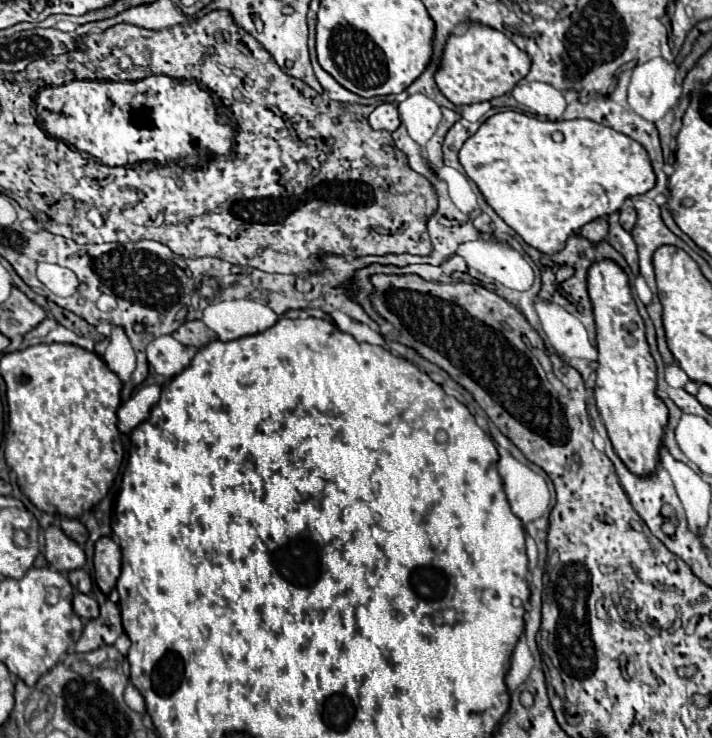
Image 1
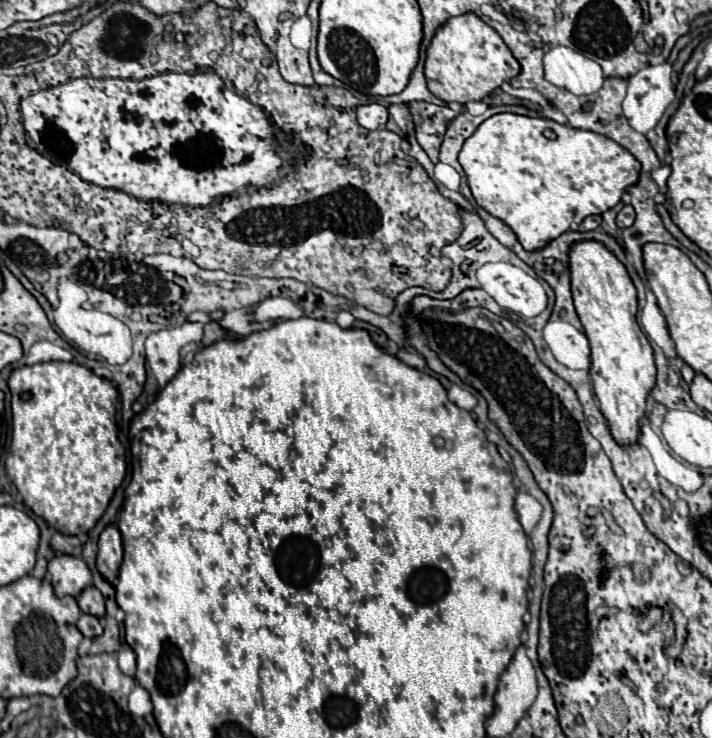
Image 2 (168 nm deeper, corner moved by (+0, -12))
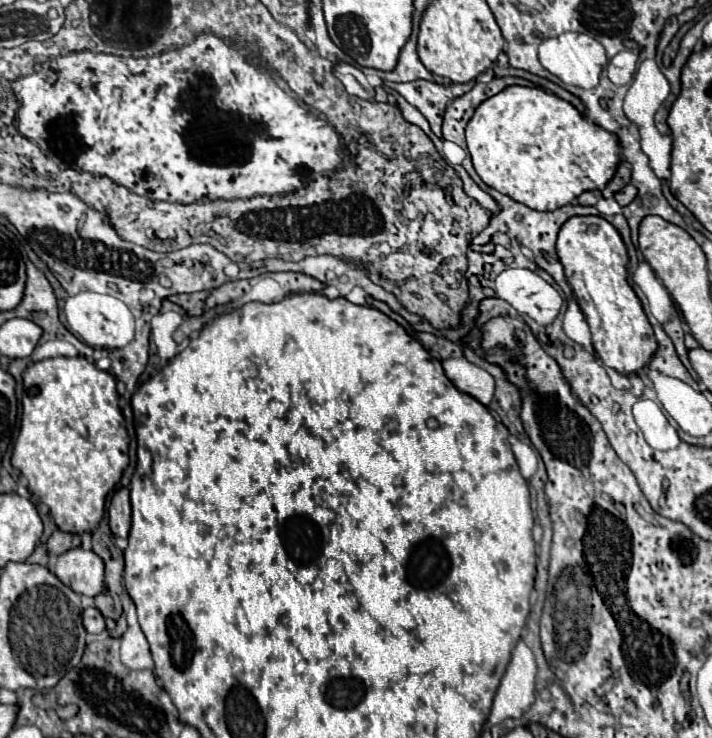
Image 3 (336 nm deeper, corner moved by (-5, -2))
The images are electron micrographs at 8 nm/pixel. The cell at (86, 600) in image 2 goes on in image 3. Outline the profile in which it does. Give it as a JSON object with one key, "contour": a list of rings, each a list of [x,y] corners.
{"contour":[[[103,590],[97,598],[95,598],[95,606],[99,608],[99,612],[105,616],[105,618],[111,618],[111,620],[117,620],[123,612],[121,608],[121,600],[117,594],[109,592],[109,590]]]}

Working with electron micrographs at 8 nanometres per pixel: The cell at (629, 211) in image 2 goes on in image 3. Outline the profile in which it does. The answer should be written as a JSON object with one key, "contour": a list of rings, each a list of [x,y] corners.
{"contour":[[[627,184],[627,186],[621,188],[613,198],[619,202],[619,206],[627,206],[635,196],[637,196],[637,188],[635,188],[633,184]]]}

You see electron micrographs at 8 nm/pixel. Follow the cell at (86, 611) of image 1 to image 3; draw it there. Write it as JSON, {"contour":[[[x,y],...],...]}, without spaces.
{"contour":[[[87,608],[83,612],[83,626],[89,634],[101,634],[105,632],[105,618],[97,608]]]}

